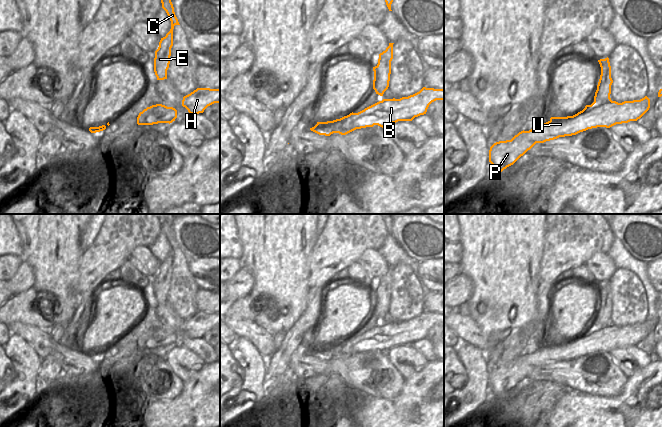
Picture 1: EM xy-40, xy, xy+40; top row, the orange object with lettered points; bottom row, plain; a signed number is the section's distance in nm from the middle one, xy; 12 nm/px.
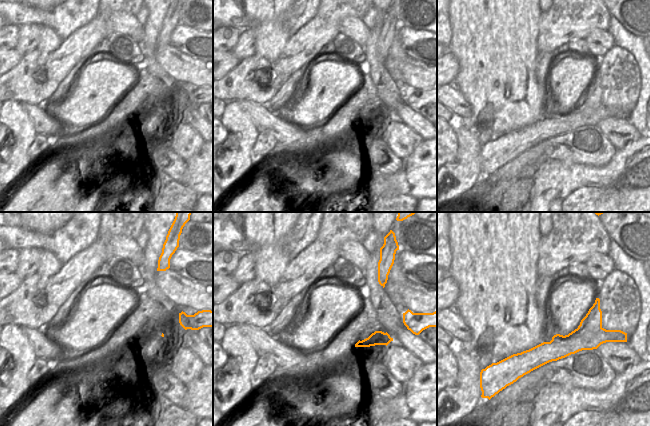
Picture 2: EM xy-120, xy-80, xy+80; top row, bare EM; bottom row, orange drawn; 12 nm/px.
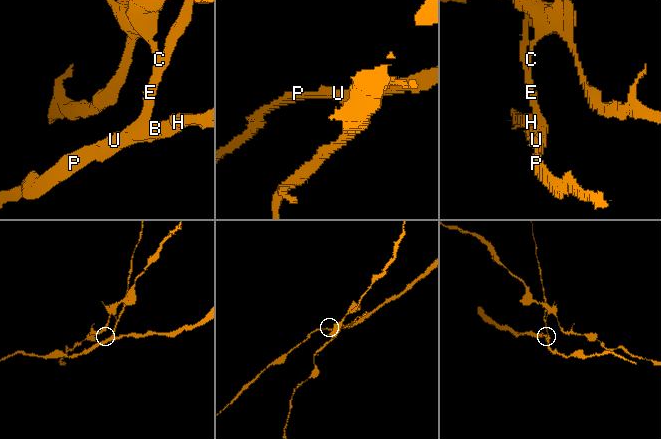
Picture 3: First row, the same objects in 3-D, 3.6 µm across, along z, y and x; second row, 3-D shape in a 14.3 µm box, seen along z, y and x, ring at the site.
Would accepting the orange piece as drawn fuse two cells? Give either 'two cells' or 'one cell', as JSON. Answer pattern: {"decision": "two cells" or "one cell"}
{"decision": "two cells"}

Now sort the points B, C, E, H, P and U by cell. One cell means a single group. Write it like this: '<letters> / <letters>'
B H P U / C E

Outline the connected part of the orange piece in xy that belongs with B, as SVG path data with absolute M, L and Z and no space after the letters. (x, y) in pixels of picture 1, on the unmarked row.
M423 311L419 316L400 323L383 323L358 337L350 337L340 343L317 346L311 355L330 360L333 357L346 359L356 353L378 349L387 352L398 345L412 345L424 339L429 329L436 325L444 325L444 313Z

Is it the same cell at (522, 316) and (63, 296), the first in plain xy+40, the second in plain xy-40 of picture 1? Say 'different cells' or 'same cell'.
same cell

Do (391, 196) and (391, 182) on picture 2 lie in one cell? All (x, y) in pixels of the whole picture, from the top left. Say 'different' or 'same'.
different

